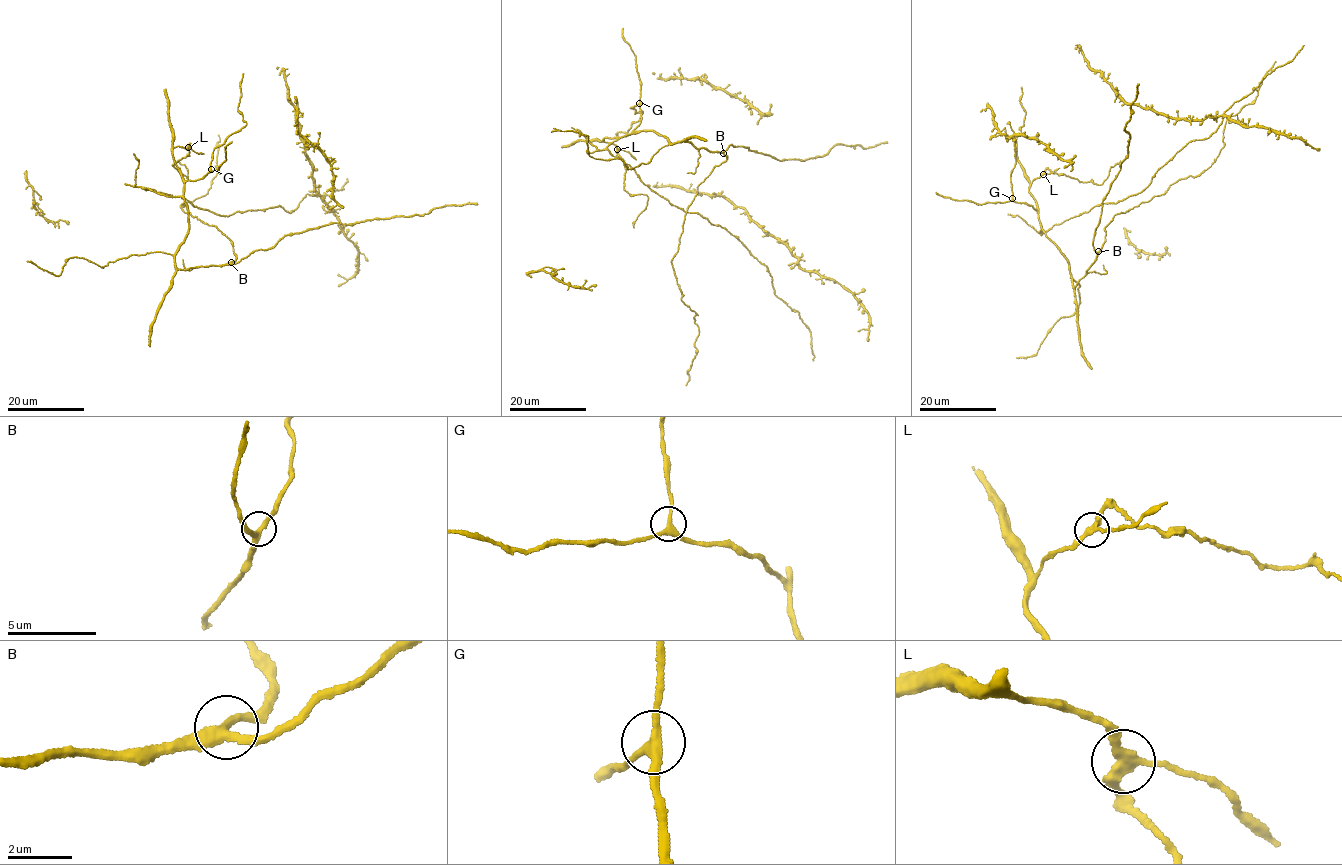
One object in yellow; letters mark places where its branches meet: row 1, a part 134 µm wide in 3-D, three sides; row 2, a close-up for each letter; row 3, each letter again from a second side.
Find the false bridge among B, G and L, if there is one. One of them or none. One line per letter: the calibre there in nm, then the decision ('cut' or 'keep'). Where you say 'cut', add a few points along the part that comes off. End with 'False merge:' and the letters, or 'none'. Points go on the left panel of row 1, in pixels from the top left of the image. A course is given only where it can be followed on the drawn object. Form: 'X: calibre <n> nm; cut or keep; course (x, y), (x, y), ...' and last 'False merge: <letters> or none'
B: calibre 280 nm; keep
G: calibre 260 nm; keep
L: calibre 280 nm; cut; course (188, 147), (189, 154), (172, 165), (187, 180), (187, 167), (178, 160)
False merge: L

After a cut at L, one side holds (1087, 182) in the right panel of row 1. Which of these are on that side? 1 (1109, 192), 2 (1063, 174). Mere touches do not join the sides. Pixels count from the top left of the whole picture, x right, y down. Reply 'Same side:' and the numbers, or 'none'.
Same side: 2

